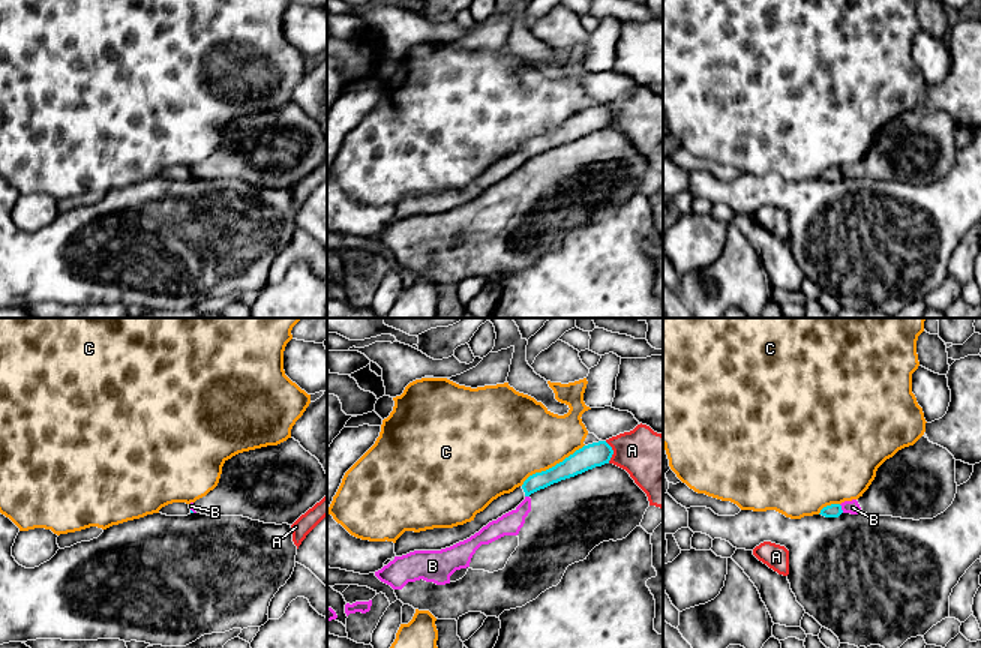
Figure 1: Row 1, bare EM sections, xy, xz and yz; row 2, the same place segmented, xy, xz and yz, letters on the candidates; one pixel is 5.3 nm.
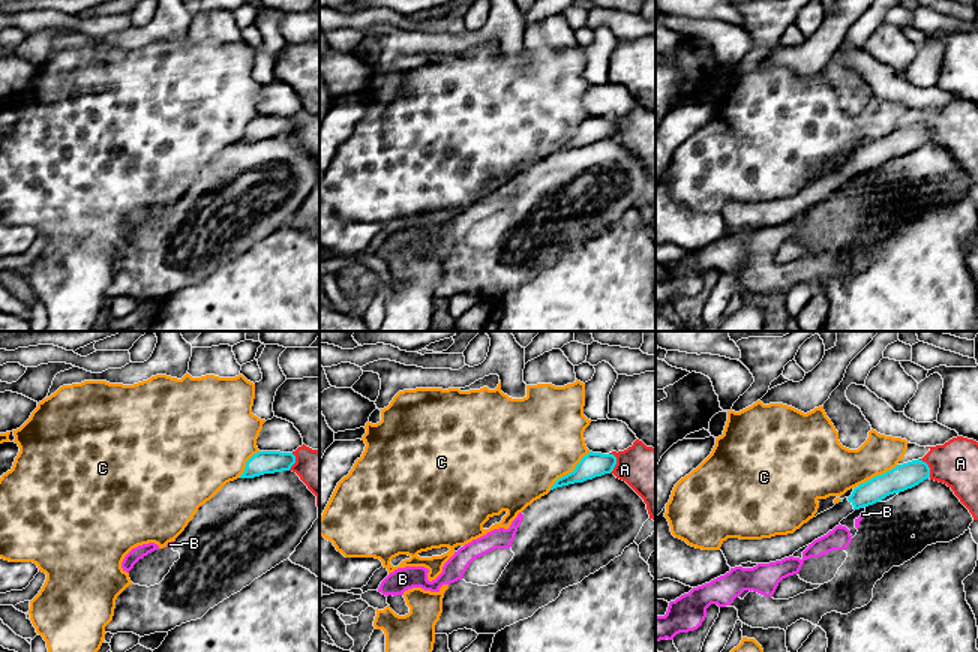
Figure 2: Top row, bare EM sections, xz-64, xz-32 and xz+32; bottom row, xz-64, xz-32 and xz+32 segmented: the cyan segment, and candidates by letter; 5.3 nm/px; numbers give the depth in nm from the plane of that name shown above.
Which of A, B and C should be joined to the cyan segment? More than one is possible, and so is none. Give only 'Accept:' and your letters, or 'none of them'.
Accept: none of them

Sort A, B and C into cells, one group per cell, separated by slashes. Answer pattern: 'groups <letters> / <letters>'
groups A / B / C

